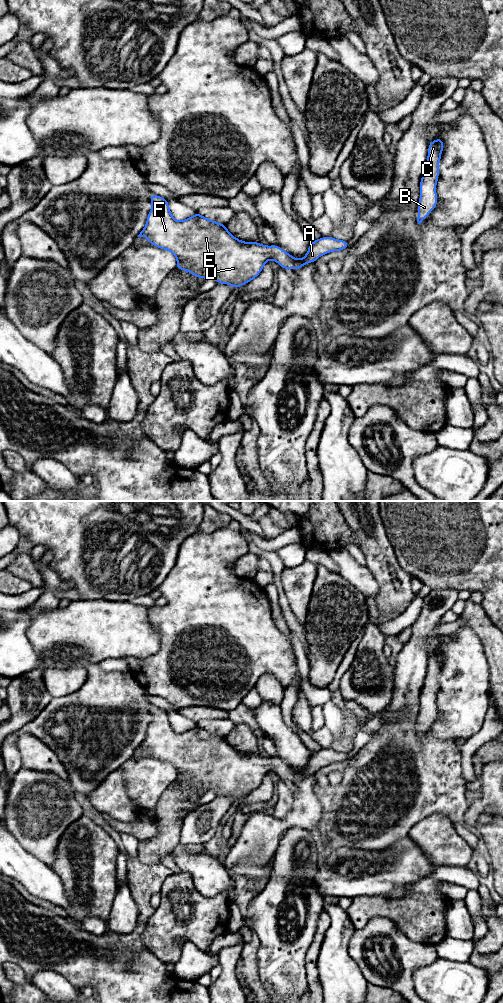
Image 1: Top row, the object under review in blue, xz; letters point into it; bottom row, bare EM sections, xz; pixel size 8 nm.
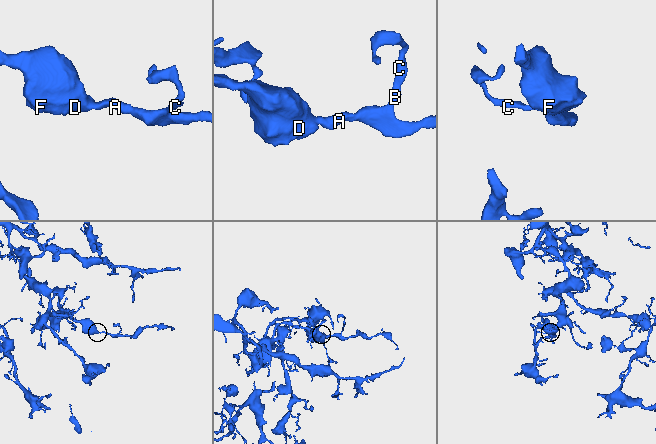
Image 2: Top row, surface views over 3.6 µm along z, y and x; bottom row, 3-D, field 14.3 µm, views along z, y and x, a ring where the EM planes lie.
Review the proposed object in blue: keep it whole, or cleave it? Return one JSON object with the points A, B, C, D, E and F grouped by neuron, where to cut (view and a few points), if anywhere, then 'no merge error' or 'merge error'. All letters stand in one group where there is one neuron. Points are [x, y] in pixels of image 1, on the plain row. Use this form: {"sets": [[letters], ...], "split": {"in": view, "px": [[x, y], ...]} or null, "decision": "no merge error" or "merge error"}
{"sets": [["A", "B", "C", "D", "E", "F"]], "split": null, "decision": "no merge error"}

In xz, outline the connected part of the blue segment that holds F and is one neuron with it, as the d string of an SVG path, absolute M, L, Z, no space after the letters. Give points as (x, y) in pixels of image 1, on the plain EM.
M152 705L150 708L152 722L147 727L147 734L144 741L140 744L138 749L146 749L149 755L160 761L170 763L177 770L176 782L187 782L190 786L204 792L209 789L215 789L217 796L230 796L233 801L249 795L256 790L262 783L266 774L271 770L275 772L283 781L301 781L306 775L314 775L320 768L333 763L345 762L349 759L349 753L343 753L332 749L321 749L318 752L311 753L307 766L301 771L296 771L287 765L278 757L265 758L259 754L244 754L232 748L227 742L225 736L218 735L203 729L196 723L195 727L183 733L176 733L169 721L168 712Z

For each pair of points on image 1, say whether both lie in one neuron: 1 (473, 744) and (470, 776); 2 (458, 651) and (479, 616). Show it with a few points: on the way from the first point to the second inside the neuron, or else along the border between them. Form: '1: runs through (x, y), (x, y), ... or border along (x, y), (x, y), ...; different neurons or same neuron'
1: runs through (467, 752), (467, 768); same neuron
2: border along (460, 628), (469, 628), (479, 638), (483, 649); different neurons

